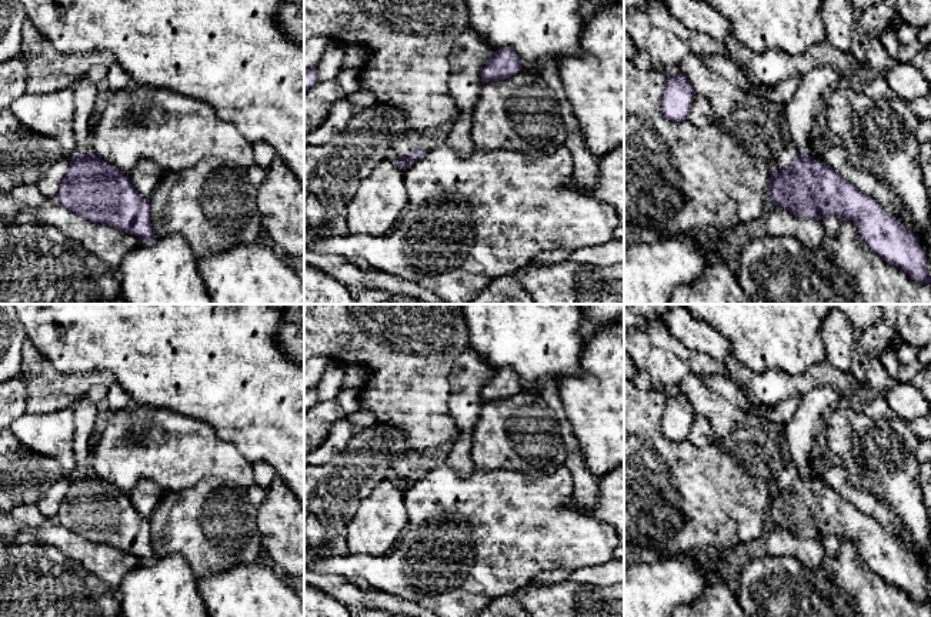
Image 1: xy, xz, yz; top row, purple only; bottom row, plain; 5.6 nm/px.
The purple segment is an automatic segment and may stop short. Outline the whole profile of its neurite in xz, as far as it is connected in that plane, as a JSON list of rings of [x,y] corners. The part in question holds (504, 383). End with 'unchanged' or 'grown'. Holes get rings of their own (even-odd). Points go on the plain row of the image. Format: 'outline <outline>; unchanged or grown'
outline [[[511,367],[495,370],[495,374],[483,387],[483,404],[490,401],[501,401],[521,393],[523,386],[520,377]]]; unchanged

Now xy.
outline [[[93,473],[70,481],[56,518],[86,540],[111,546],[141,561],[154,560],[150,521],[140,516],[129,496]]]; unchanged

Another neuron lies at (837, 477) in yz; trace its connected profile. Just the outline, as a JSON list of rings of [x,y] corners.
[[[820,451],[810,458],[805,474],[832,487],[844,500],[874,518],[902,547],[912,551],[917,558],[922,557],[922,551],[911,543],[908,531],[890,504],[882,497],[862,491],[858,484],[852,483],[845,466],[830,464]]]

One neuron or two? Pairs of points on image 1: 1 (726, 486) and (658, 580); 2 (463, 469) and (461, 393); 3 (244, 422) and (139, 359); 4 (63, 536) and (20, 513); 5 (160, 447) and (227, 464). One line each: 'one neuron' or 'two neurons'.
1: two neurons
2: one neuron
3: one neuron
4: two neurons
5: one neuron

